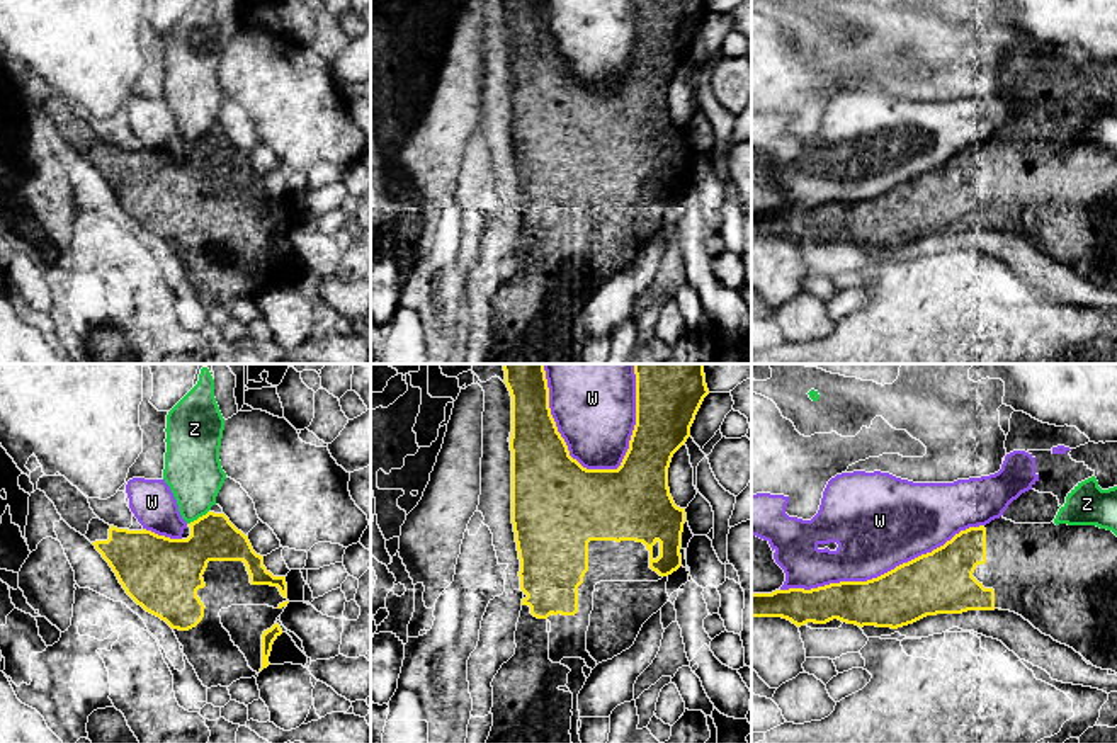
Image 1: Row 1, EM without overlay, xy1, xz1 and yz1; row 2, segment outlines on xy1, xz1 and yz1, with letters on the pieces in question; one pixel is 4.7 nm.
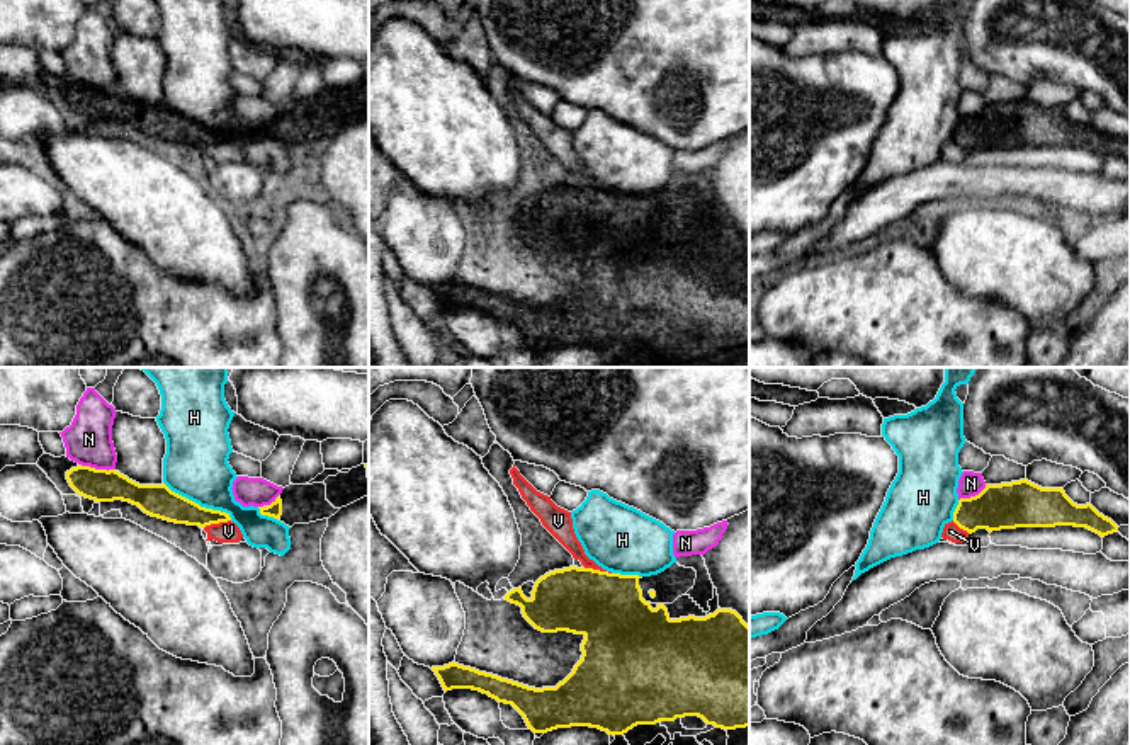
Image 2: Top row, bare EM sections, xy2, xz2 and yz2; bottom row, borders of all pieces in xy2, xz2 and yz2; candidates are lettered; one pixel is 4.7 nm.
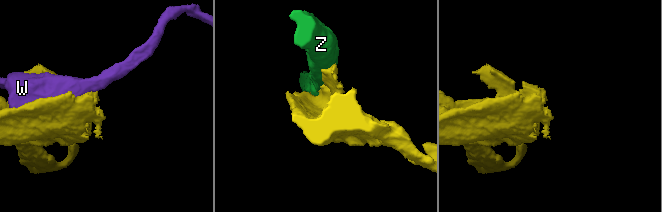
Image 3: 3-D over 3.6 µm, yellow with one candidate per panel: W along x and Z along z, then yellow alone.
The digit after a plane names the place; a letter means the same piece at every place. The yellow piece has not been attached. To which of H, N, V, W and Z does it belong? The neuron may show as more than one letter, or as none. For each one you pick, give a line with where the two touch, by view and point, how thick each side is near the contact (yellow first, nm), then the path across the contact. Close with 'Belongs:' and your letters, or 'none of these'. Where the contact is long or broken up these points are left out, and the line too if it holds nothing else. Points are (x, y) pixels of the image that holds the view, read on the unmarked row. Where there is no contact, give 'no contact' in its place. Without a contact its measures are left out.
Belongs: none of these

